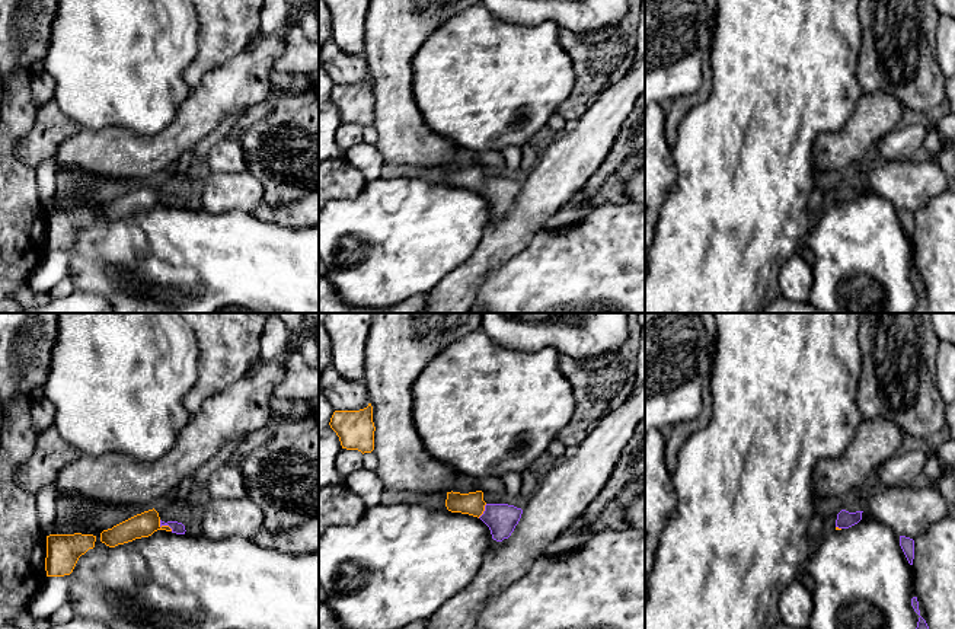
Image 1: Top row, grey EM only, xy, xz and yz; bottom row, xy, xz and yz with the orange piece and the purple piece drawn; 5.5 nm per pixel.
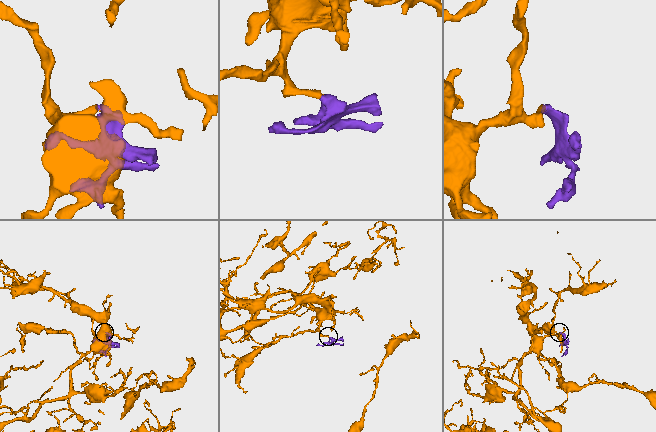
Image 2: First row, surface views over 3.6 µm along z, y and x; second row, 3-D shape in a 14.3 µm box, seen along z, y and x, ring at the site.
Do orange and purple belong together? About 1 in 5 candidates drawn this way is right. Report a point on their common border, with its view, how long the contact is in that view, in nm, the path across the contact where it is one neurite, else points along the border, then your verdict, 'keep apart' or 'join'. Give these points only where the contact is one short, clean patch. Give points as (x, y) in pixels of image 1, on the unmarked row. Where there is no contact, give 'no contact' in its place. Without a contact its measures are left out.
xy (165, 200) | 100 nm | across xy (144, 198), (165, 200), (176, 201) | join

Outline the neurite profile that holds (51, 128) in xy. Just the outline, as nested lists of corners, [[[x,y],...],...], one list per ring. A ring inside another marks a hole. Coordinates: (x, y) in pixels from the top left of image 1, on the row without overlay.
[[[51,99],[38,108],[31,131],[16,144],[15,153],[22,163],[36,167],[55,157],[60,146],[80,130],[77,122],[61,112],[57,100]]]

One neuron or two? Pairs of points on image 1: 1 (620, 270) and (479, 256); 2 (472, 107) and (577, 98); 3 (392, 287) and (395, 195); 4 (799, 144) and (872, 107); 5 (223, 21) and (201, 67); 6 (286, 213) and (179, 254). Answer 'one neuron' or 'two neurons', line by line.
1: two neurons
2: two neurons
3: one neuron
4: two neurons
5: one neuron
6: two neurons

